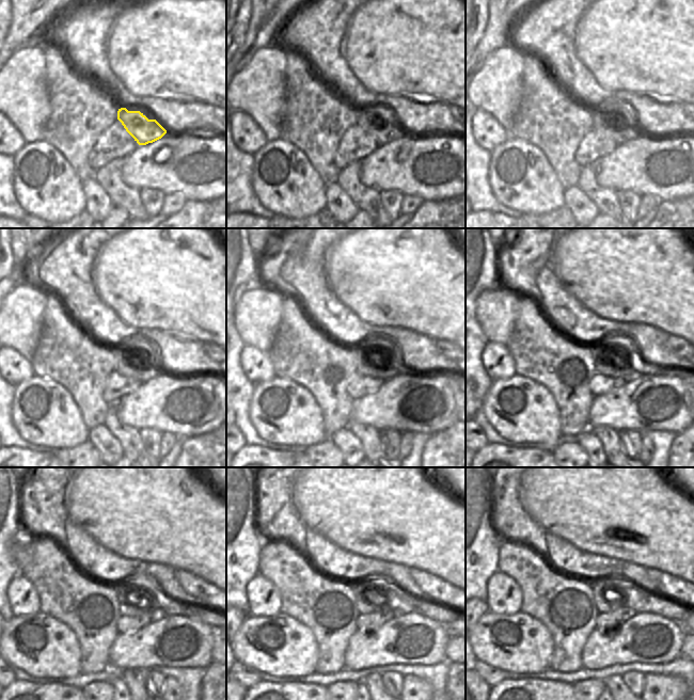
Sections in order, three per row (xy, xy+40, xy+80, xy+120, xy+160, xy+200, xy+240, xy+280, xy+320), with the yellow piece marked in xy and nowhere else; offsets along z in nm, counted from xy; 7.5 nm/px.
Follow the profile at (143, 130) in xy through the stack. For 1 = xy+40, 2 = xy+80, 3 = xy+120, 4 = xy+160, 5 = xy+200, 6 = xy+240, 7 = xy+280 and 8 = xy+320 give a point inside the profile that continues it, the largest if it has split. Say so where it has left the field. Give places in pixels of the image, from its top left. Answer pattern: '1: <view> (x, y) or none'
1: xy+40 (384, 132)
2: xy+80 (612, 126)
3: xy+120 (128, 364)
4: xy+160 (366, 363)
5: xy+200 (606, 364)
6: xy+240 (130, 604)
7: xy+280 (367, 602)
8: xy+320 (606, 601)

